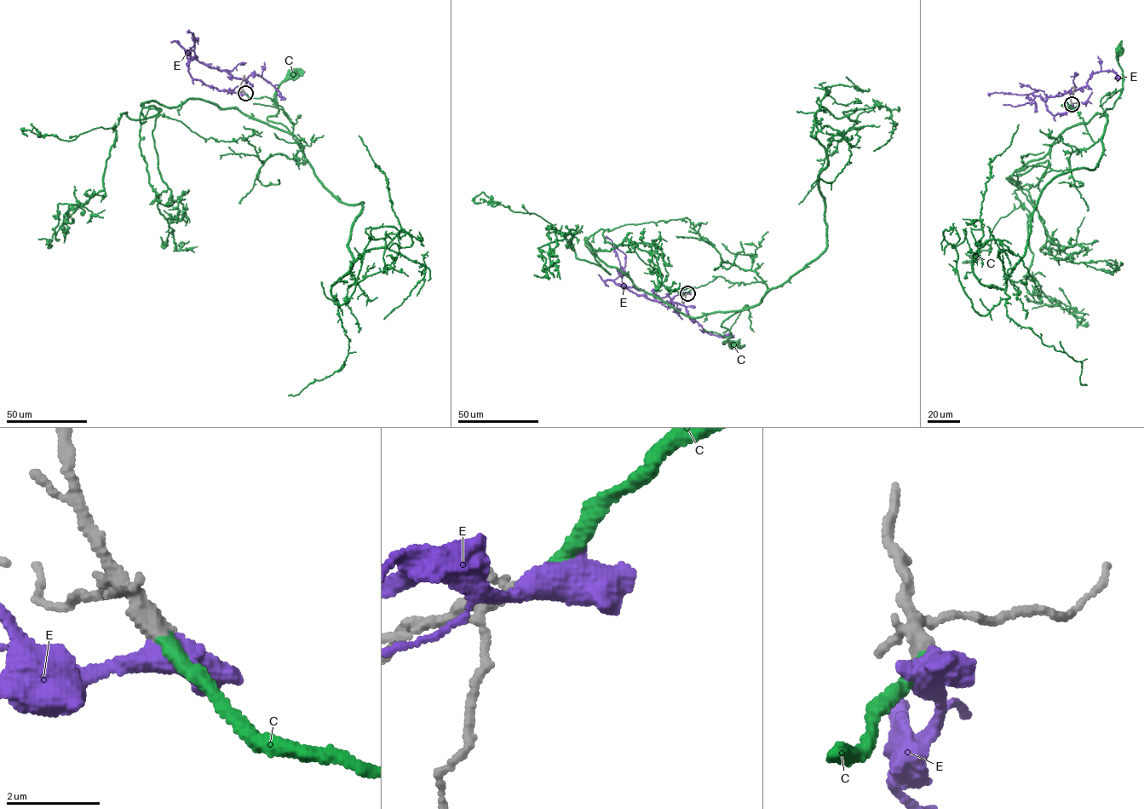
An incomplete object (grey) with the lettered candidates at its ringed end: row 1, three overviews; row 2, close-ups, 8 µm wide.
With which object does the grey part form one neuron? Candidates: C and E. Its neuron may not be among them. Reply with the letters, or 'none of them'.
C

